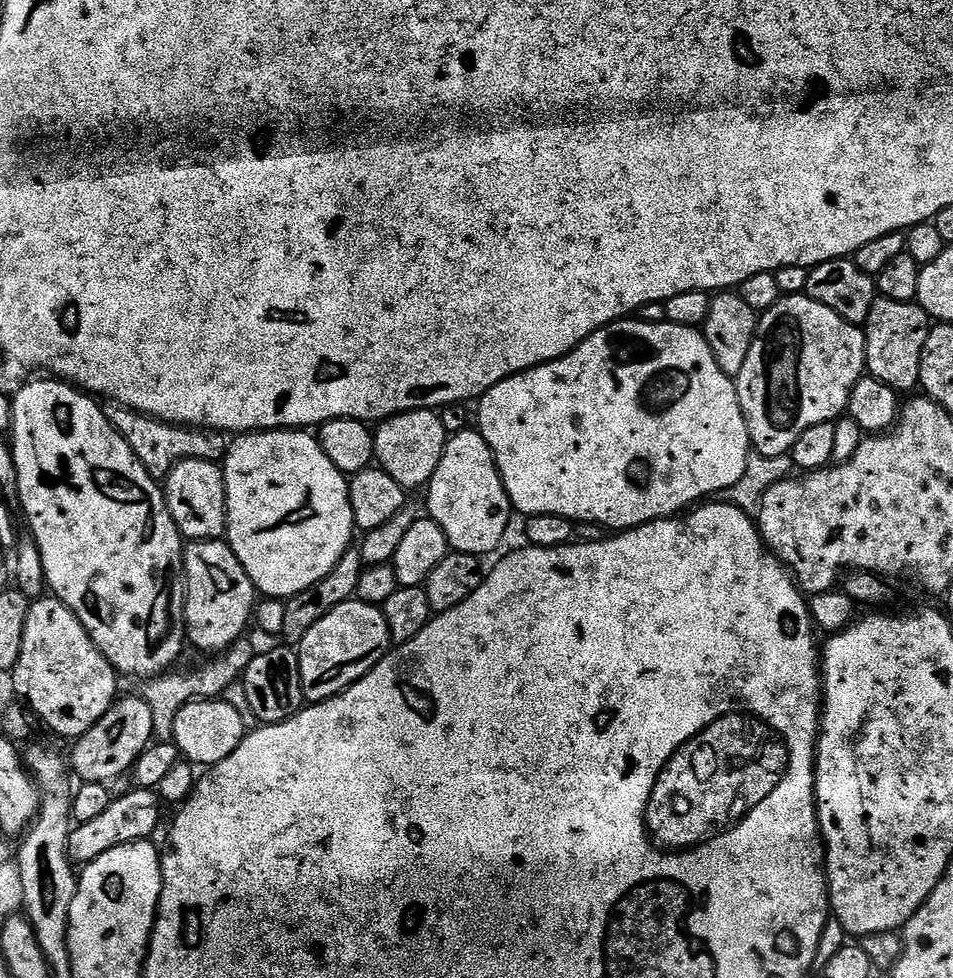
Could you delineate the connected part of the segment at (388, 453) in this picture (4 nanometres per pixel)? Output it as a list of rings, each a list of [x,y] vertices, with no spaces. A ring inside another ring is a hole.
[[[426,408],[417,412],[403,412],[400,416],[389,416],[375,429],[374,435],[379,467],[406,490],[423,489],[427,485],[434,470],[438,470],[438,462],[442,462],[444,447],[450,439],[450,434],[440,421],[439,411]]]

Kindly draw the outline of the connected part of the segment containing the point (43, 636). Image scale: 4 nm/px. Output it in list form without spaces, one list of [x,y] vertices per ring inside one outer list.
[[[48,594],[28,605],[26,634],[22,634],[22,654],[11,671],[16,695],[31,711],[35,719],[60,736],[85,736],[111,710],[118,699],[118,673],[112,663],[94,646],[90,634],[64,603]]]

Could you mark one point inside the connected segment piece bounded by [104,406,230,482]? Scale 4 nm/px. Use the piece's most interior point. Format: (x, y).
(159, 446)

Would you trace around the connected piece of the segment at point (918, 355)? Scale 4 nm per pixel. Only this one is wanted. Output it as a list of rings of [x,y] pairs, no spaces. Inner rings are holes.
[[[878,298],[862,327],[866,338],[867,375],[886,382],[886,386],[895,388],[900,394],[905,394],[912,387],[915,389],[920,383],[922,350],[926,346],[928,333],[934,327],[928,311],[915,302],[907,304]]]

